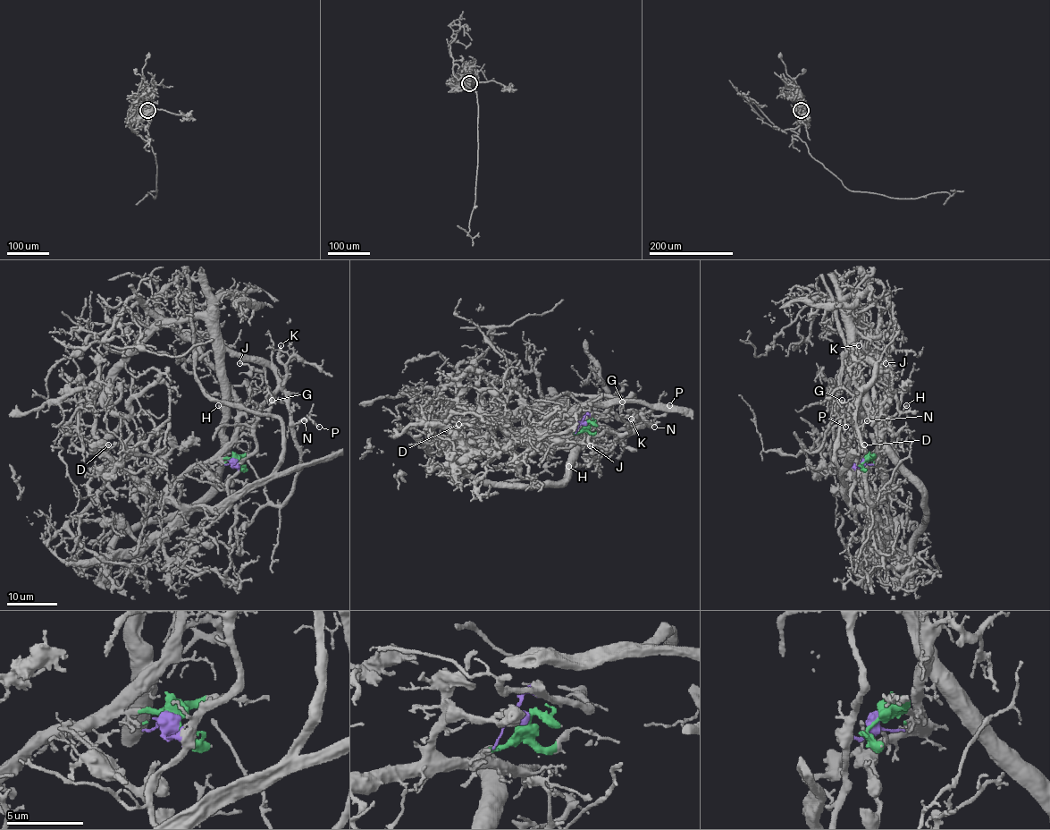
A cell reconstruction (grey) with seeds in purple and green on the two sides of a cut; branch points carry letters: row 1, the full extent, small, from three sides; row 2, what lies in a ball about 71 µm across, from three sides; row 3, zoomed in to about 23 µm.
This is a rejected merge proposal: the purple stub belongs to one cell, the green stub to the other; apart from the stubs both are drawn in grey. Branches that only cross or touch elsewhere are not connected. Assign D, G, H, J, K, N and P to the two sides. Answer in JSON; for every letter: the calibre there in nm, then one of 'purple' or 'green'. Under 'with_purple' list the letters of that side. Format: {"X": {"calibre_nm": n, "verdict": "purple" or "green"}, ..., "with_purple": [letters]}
{"D": {"calibre_nm": 150, "verdict": "green"}, "G": {"calibre_nm": 110, "verdict": "purple"}, "H": {"calibre_nm": 150, "verdict": "green"}, "J": {"calibre_nm": 220, "verdict": "purple"}, "K": {"calibre_nm": 170, "verdict": "purple"}, "N": {"calibre_nm": 160, "verdict": "purple"}, "P": {"calibre_nm": 150, "verdict": "purple"}, "with_purple": ["G", "J", "K", "N", "P"]}

